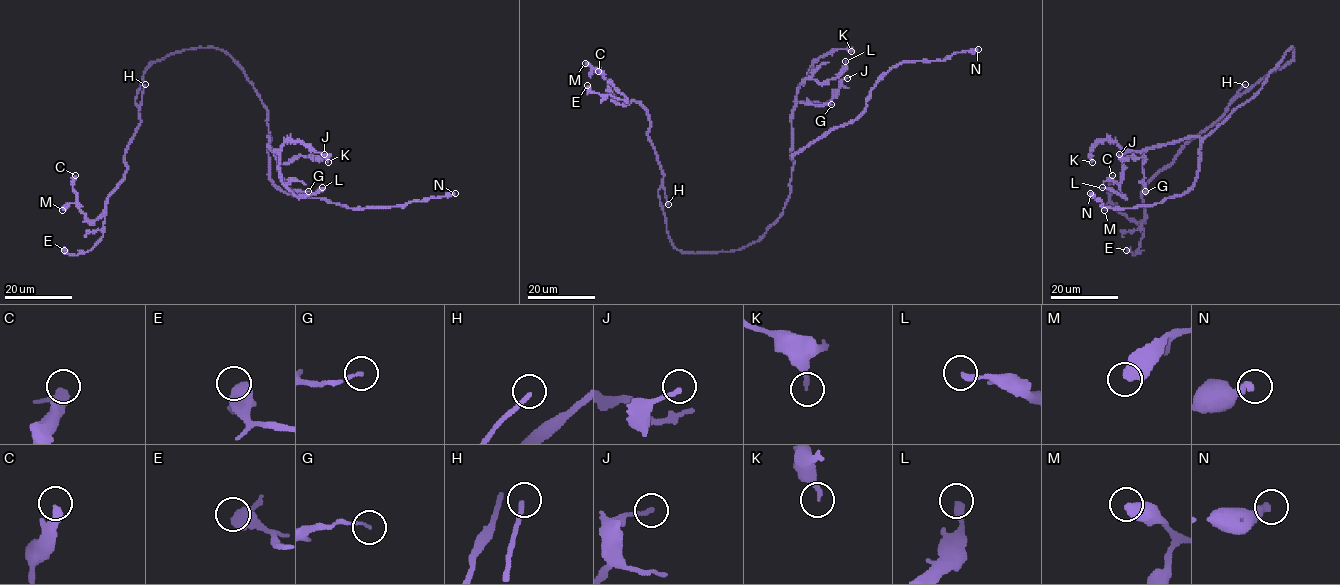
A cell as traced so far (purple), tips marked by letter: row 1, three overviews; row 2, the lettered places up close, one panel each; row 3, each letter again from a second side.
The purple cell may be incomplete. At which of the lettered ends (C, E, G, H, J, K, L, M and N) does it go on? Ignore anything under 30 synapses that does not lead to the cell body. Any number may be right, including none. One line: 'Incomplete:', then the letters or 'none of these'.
Incomplete: none of these

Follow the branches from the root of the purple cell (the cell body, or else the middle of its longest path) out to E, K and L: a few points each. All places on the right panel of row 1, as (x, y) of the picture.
E: (1284, 55), (1293, 48), (1289, 61), (1240, 93), (1146, 186), (1141, 243), (1134, 255), (1126, 250)
K: (1284, 55), (1261, 88), (1203, 137), (1137, 151), (1100, 140), (1089, 151), (1092, 162)
L: (1284, 55), (1261, 88), (1203, 137), (1186, 137), (1127, 151), (1120, 186), (1123, 196), (1102, 187)

